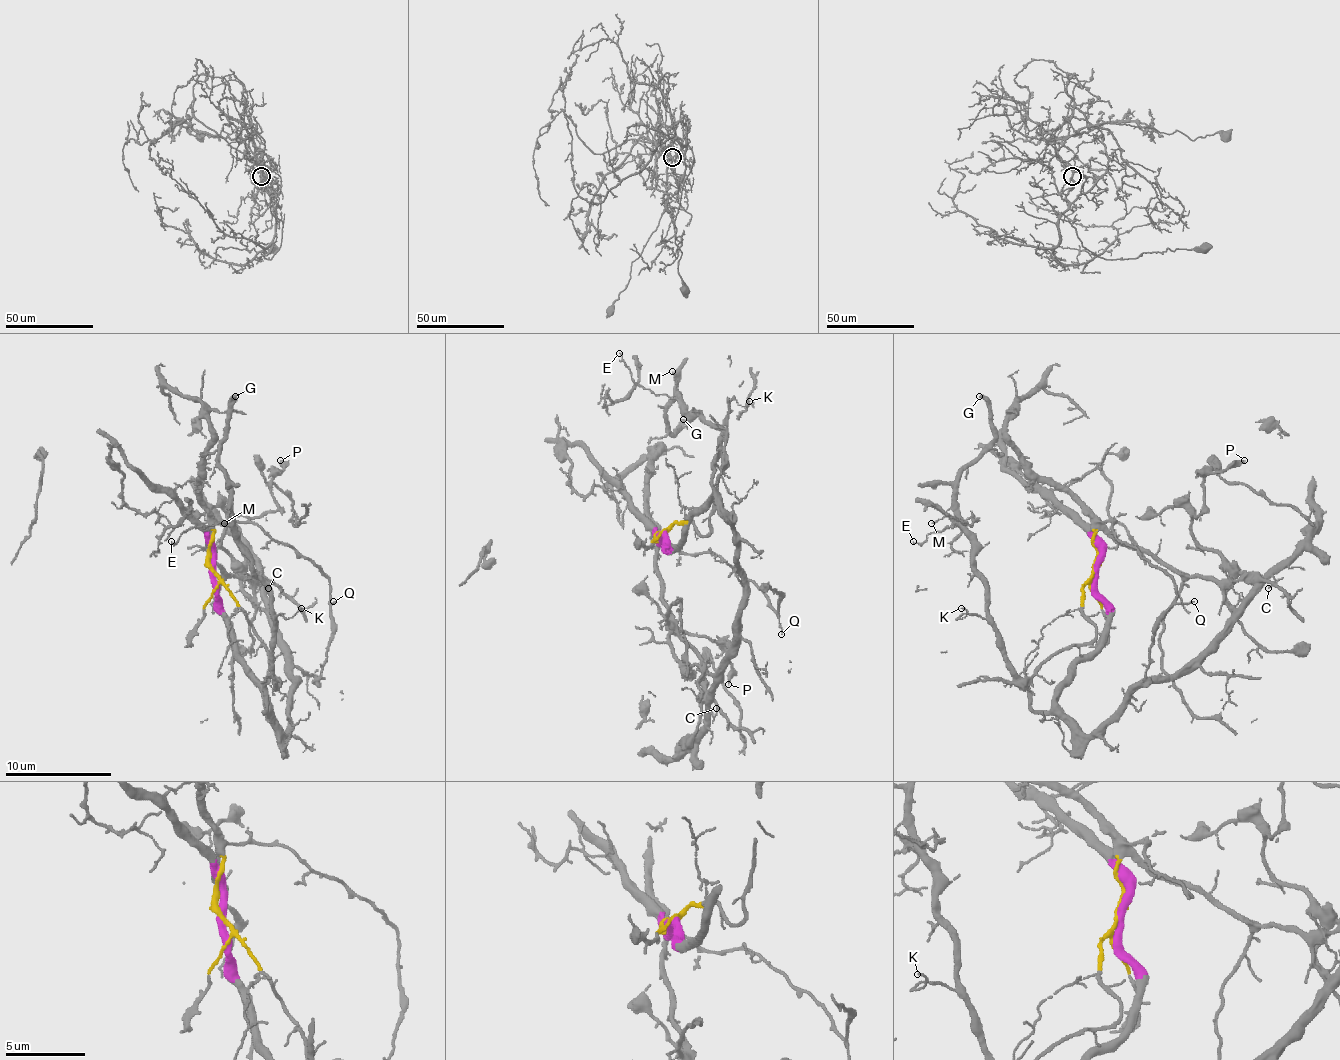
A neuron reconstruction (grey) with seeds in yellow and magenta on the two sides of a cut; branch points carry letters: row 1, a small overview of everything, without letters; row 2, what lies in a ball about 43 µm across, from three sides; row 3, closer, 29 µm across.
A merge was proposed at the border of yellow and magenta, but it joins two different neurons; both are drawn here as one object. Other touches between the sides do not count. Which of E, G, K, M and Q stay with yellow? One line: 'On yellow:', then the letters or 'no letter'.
On yellow: Q

